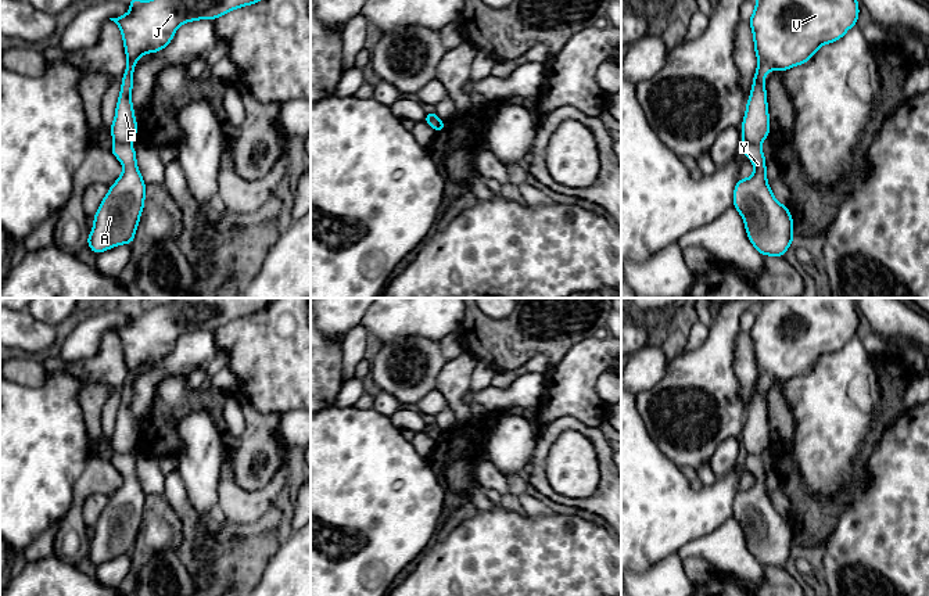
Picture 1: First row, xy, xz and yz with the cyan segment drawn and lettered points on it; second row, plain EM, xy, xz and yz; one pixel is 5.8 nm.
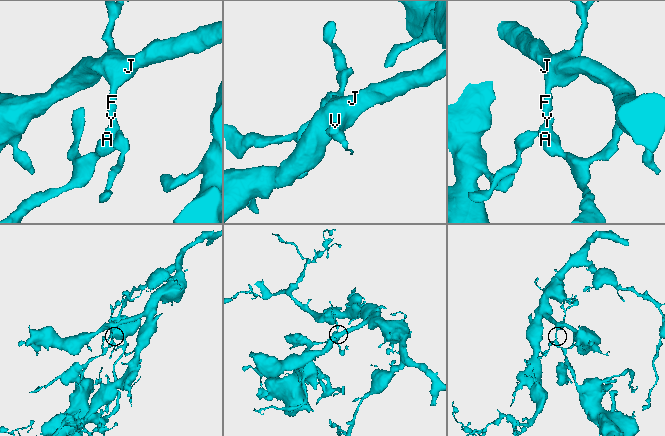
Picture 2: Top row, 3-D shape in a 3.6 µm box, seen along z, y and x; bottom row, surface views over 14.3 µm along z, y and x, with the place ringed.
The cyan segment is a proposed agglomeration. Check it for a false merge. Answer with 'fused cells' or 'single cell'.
fused cells

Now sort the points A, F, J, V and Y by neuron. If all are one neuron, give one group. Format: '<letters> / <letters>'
A Y / F J V

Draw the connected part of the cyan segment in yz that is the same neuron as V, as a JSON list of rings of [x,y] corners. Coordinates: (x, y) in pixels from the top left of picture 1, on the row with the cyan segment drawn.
[[[756,0],[756,8],[749,18],[749,24],[758,65],[740,125],[745,144],[761,144],[771,134],[764,85],[765,75],[771,69],[783,72],[806,64],[821,46],[842,39],[851,26],[857,25],[858,14],[857,0]]]

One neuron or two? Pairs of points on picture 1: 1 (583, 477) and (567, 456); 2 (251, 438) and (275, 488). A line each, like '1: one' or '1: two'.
1: one
2: two

